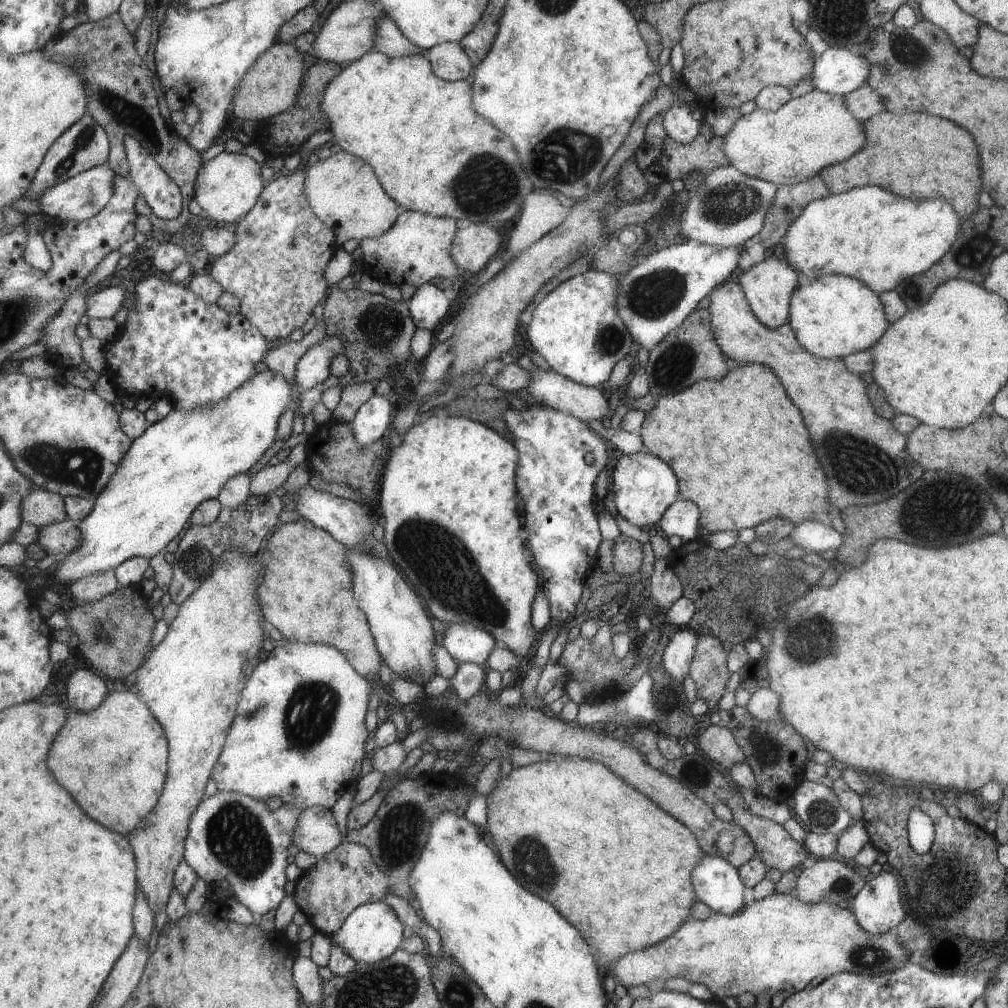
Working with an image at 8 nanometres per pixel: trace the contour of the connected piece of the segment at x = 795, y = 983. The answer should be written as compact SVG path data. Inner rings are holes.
M775 893L747 904L742 911L731 917L713 912L712 916L703 921L690 918L668 939L644 951L629 953L608 966L605 973L620 980L625 988L640 984L659 986L668 979L685 978L693 983L704 984L720 1001L725 996L737 998L745 992L750 992L756 998L762 994L772 998L781 992L786 998L808 987L808 983L816 976L828 978L838 973L876 976L897 971L903 963L913 958L915 955L901 945L895 929L878 934L866 932L850 907L842 909L834 903L806 903L792 894Z

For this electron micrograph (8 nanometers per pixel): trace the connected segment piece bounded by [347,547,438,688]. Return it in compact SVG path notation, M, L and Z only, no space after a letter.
M347 547L347 558L354 560L354 572L358 572L358 604L370 616L369 625L382 658L398 678L416 683L413 679L418 674L425 677L426 683L419 684L424 688L438 674L434 658L435 630L422 600L390 560L375 557L365 547Z

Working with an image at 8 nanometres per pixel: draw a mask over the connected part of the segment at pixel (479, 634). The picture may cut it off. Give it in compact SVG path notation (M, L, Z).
M452 623L445 632L443 646L458 663L476 663L485 666L498 640L486 629L468 623Z

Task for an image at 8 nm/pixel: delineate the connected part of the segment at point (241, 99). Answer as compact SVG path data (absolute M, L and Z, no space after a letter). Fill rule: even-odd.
M275 42L249 68L237 88L232 104L235 116L243 120L263 122L266 118L272 119L273 116L290 110L299 98L304 76L304 56L294 48L294 42Z

